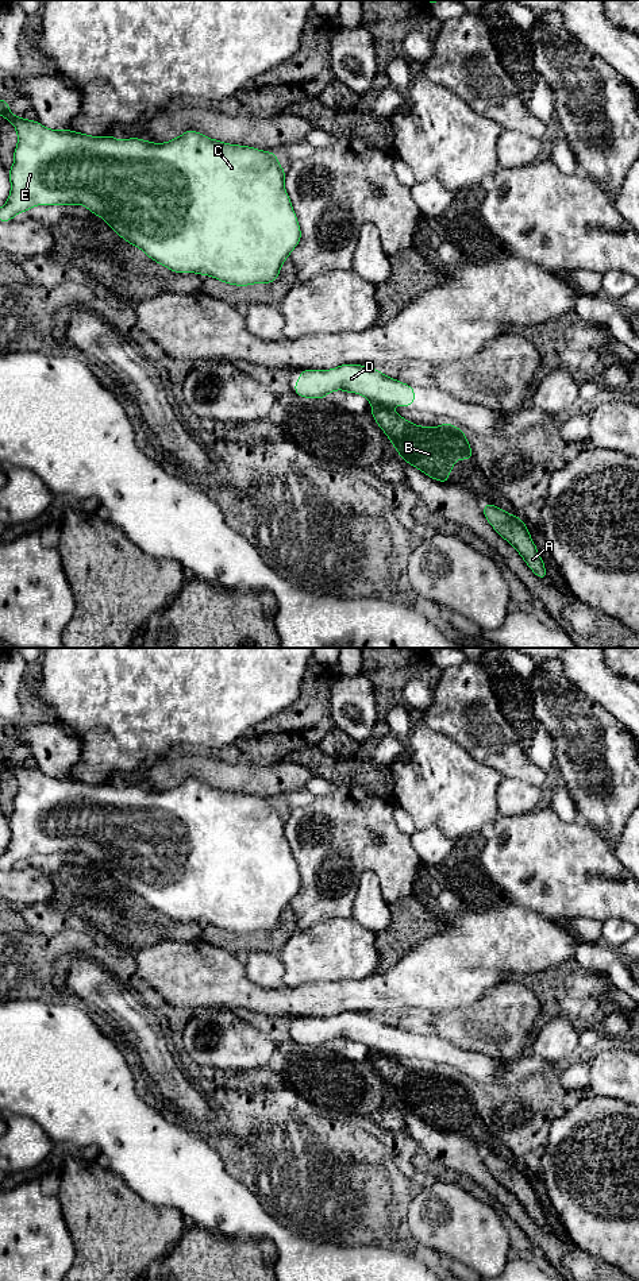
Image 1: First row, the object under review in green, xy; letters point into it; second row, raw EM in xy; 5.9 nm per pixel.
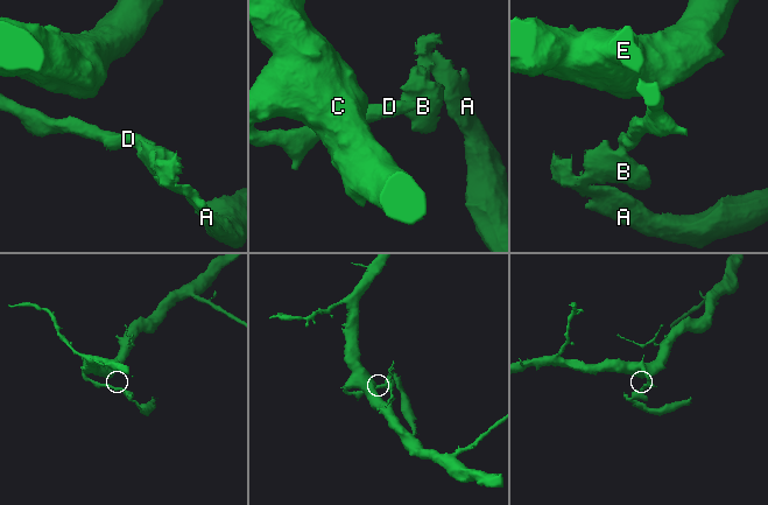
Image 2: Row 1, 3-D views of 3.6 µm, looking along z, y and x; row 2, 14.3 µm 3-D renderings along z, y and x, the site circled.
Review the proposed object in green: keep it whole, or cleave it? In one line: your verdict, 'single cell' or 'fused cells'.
fused cells

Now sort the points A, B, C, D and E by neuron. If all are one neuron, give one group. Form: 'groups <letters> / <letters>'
groups A B / C D E

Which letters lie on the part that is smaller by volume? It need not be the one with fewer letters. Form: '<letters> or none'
A, B

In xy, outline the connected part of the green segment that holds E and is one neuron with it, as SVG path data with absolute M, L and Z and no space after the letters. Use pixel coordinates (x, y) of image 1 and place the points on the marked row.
M0 99L0 116L12 123L18 135L18 144L14 151L14 165L8 170L11 192L7 202L0 208L0 221L12 221L20 213L36 205L76 205L81 204L95 216L103 217L105 223L127 243L140 248L150 259L163 265L174 273L196 273L216 278L224 283L235 286L249 286L254 283L272 283L290 252L301 240L301 229L297 216L292 208L292 201L285 190L285 169L278 163L277 153L269 153L250 146L230 144L211 139L197 131L188 130L182 135L165 142L154 143L139 138L124 140L115 139L112 135L92 136L69 130L50 130L39 121L23 119L9 111L8 101Z

